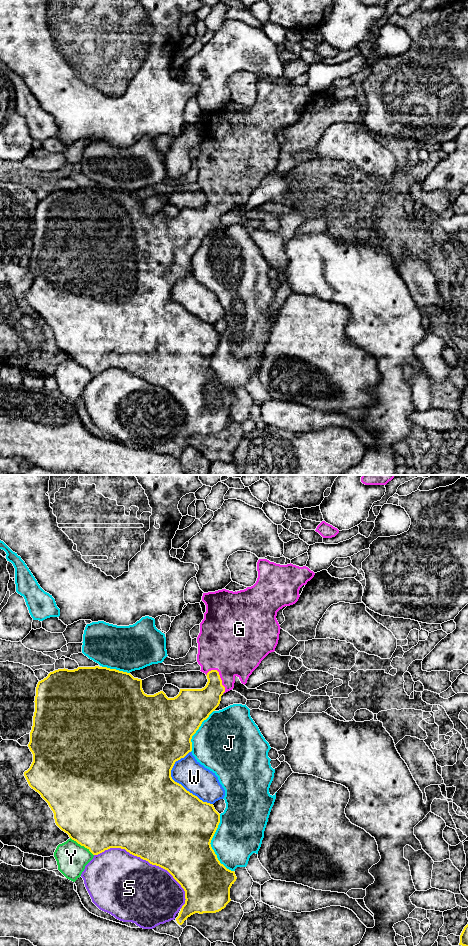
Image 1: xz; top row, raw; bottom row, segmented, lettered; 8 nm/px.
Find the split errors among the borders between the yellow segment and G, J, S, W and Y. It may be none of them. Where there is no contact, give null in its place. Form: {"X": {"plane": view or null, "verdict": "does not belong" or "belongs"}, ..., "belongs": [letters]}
{"G": {"plane": "xz", "verdict": "belongs"}, "J": {"plane": "xz", "verdict": "does not belong"}, "S": {"plane": "xz", "verdict": "does not belong"}, "W": {"plane": "xz", "verdict": "does not belong"}, "Y": {"plane": "xz", "verdict": "does not belong"}, "belongs": ["G"]}

